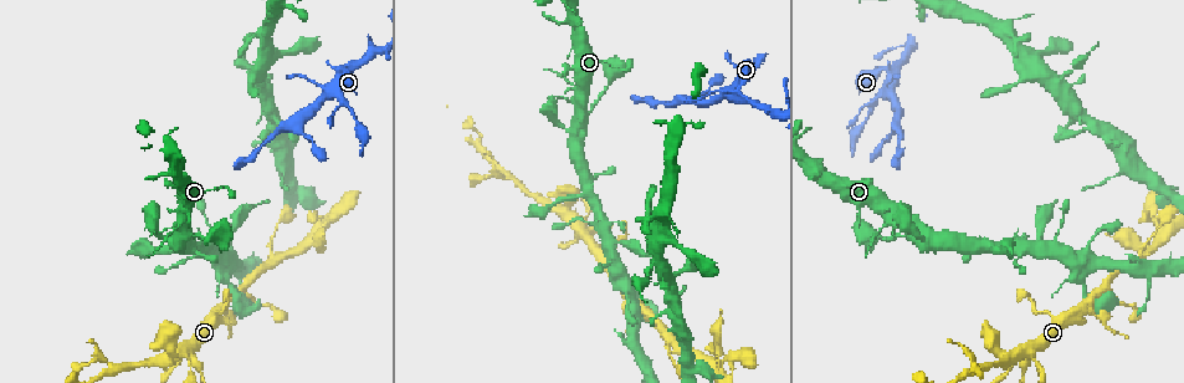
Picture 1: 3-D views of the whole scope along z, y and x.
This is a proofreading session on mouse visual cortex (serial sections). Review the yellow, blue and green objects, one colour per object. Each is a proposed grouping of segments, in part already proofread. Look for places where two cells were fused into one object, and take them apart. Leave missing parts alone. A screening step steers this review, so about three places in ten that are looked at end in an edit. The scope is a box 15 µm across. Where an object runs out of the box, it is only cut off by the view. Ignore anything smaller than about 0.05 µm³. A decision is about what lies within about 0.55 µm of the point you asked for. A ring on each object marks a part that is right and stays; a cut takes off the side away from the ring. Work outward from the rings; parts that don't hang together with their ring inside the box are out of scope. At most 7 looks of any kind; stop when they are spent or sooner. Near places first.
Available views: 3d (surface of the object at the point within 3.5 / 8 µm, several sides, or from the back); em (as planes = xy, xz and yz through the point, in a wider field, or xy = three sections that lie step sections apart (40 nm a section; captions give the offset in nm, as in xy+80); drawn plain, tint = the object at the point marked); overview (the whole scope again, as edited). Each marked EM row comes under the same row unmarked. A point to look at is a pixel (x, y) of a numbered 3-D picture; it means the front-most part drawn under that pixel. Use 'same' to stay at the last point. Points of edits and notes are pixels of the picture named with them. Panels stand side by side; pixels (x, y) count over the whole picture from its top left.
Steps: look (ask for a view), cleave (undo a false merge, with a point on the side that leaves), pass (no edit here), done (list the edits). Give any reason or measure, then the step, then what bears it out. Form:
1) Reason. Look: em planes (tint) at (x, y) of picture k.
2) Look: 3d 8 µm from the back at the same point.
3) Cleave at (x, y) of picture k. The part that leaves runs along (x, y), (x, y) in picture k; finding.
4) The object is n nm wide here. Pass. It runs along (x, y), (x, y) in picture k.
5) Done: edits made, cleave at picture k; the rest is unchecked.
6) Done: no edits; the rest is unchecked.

Four arms meet. Look: 3d 3.5 µm at (1082, 269) of picture 1.

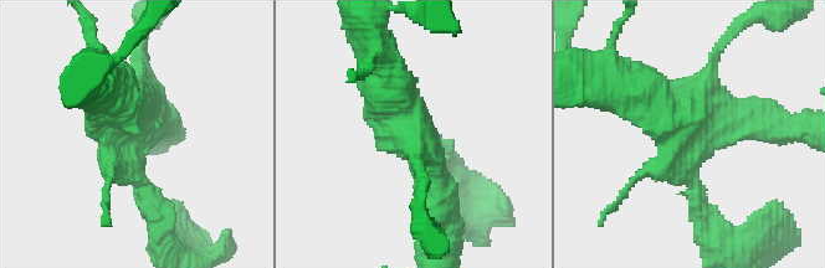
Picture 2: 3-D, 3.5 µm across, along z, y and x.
Cleave at (152, 221) of picture 2. The part that leaves runs along (139, 180), (174, 256) in picture 2; a second cell is stuck on.

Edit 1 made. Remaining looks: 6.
Arms part here. Look: 3d 3.5 µm at (276, 262) of picture 1.

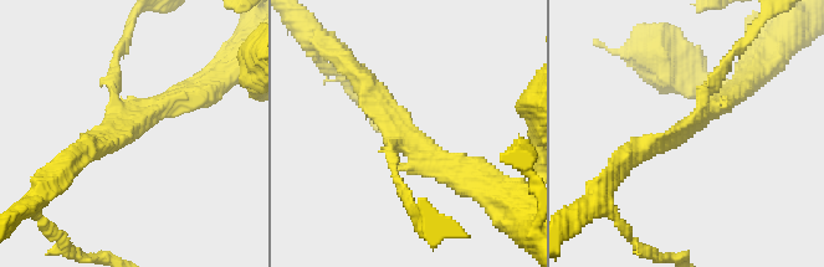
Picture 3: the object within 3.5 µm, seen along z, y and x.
Need the tissue. Look: em xy step 2 (tint) at (399, 127) of picture 3.

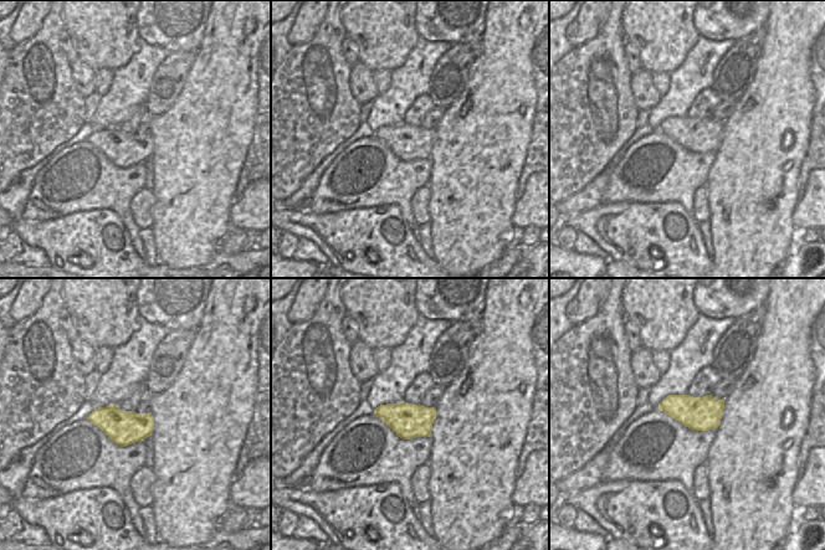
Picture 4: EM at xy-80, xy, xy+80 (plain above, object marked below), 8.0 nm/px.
The arms are 150, 250, 300 nm wide. Pass. One cell here.

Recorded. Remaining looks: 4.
Look: overview.

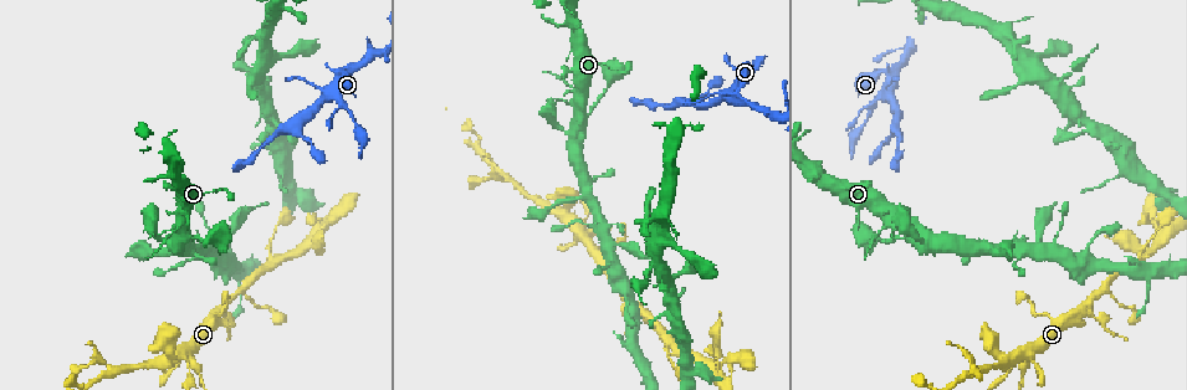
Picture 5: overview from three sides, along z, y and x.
Three arms meet. Look: 3d 3.5 µm from the back at (508, 179) of picture 5.

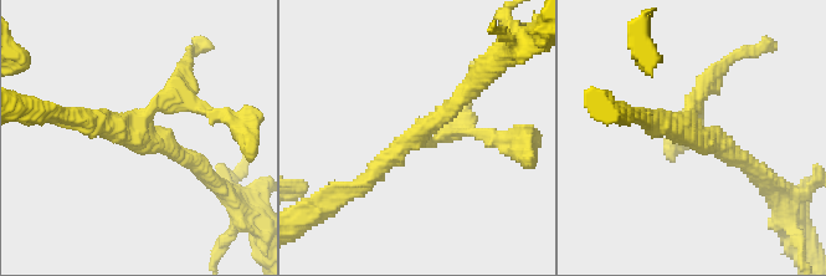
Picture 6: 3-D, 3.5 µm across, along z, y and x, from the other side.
3 arms meet here; the arms are 200, 250, 250 nm wide. Look: em xy step 2 (tint) at (693, 132) of picture 6.

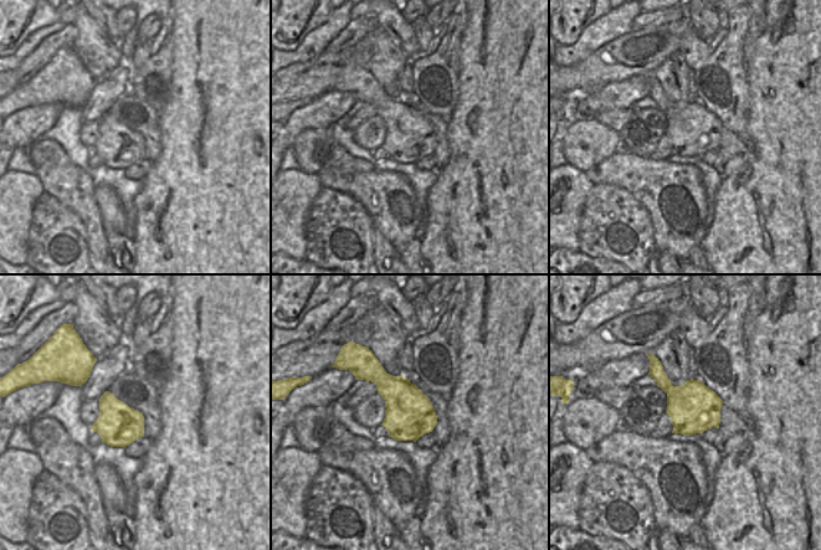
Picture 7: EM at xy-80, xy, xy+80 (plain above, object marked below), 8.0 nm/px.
Pass. It runs along (352, 190), (466, 95), (473, 85) in picture 6; continuous, no second cell.

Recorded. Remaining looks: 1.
Done: edits made, cleave at picture 2; the rest is unchecked.

